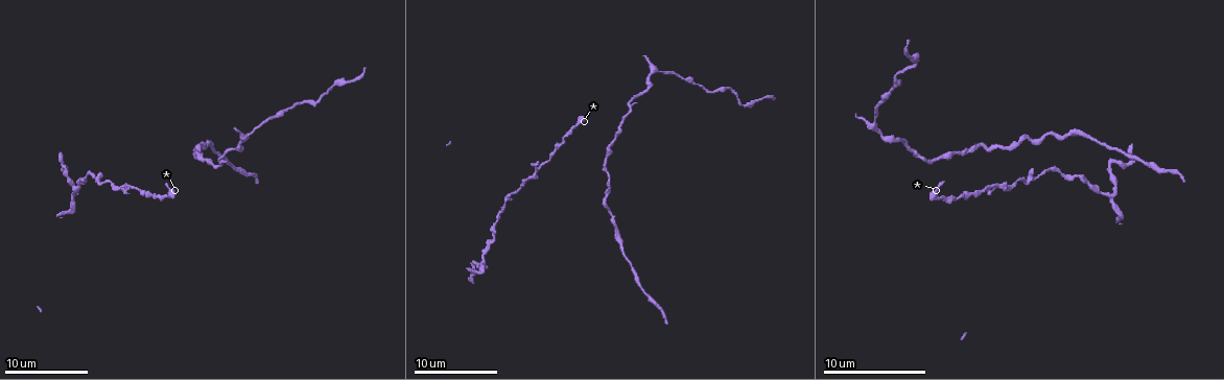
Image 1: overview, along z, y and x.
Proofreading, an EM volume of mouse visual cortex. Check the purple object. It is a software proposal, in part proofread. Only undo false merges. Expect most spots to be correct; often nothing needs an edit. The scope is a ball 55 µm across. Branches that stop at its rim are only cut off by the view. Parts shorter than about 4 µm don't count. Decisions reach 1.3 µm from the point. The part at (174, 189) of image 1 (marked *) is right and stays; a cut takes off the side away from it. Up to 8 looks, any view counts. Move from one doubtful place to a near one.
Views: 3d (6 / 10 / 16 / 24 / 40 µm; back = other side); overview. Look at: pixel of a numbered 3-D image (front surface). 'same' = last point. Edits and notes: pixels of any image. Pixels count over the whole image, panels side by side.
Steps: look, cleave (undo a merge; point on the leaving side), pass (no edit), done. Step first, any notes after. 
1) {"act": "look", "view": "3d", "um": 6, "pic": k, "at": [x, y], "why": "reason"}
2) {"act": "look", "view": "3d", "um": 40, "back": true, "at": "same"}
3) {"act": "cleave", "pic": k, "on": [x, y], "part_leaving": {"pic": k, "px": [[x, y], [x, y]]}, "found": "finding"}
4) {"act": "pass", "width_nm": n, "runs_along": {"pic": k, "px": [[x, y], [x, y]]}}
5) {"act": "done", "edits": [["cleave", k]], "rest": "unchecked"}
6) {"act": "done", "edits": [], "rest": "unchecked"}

{"act": "look", "view": "3d", "um": 10, "pic": 1, "at": [620, 246], "why": "sudden change in width"}

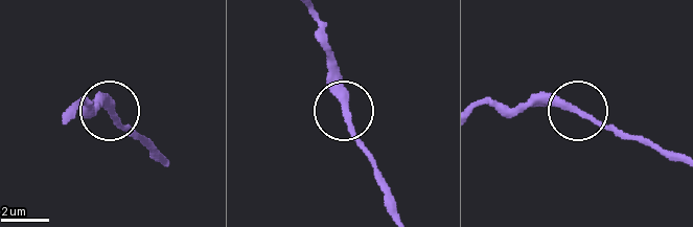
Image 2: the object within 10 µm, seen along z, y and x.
{"act": "look", "view": "3d", "um": 6, "pic": 2, "at": [112, 109], "why": "closer look"}

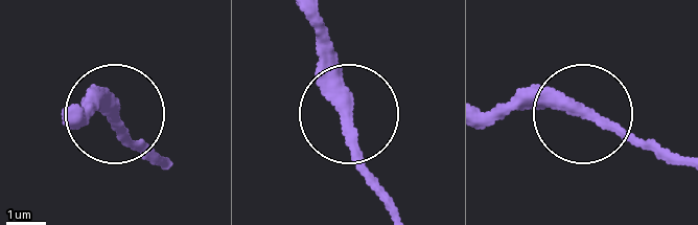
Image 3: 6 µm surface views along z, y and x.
{"act": "pass", "found": "one neuron here"}

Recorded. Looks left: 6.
{"act": "look", "view": "3d", "um": 16, "pic": 1, "at": [993, 186], "why": "three-way junction"}

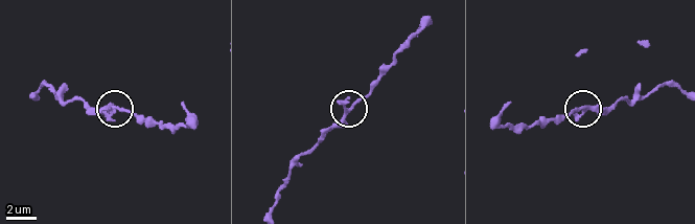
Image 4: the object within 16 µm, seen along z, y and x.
{"act": "pass", "arms": 3, "found": "one neuron here"}

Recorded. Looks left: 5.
{"act": "look", "view": "3d", "um": 16, "pic": 1, "at": [503, 203], "why": "thin neck"}

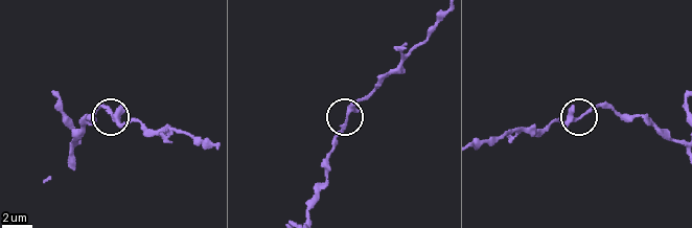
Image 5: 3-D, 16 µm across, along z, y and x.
{"act": "look", "view": "3d", "um": 6, "pic": 5, "at": [344, 123], "why": "zoom in"}

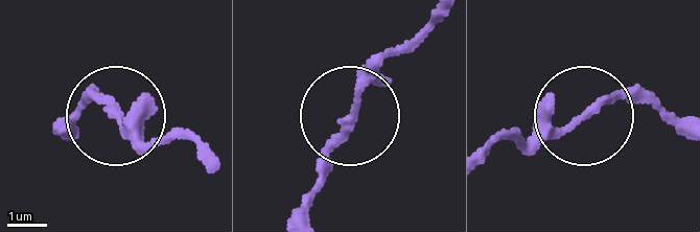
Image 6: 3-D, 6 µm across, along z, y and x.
{"act": "pass", "arms": 3, "found": "all the same neuron"}

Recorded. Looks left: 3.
{"act": "look", "view": "3d", "um": 10, "pic": 1, "at": [740, 105], "why": "thick turns thin"}

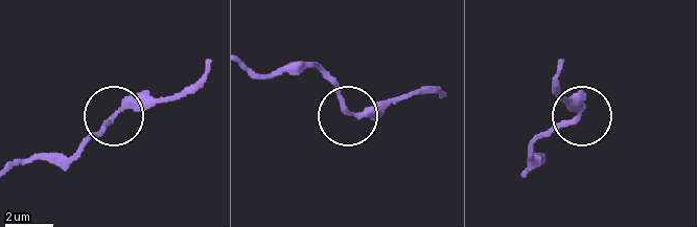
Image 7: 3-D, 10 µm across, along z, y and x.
{"act": "pass", "runs_along": {"pic": 7, "px": [[19, 163], [66, 156], [120, 112], [172, 97]]}, "found": "all the same neuron"}

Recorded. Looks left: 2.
{"act": "done", "edits": [], "rest": "unchecked"}

